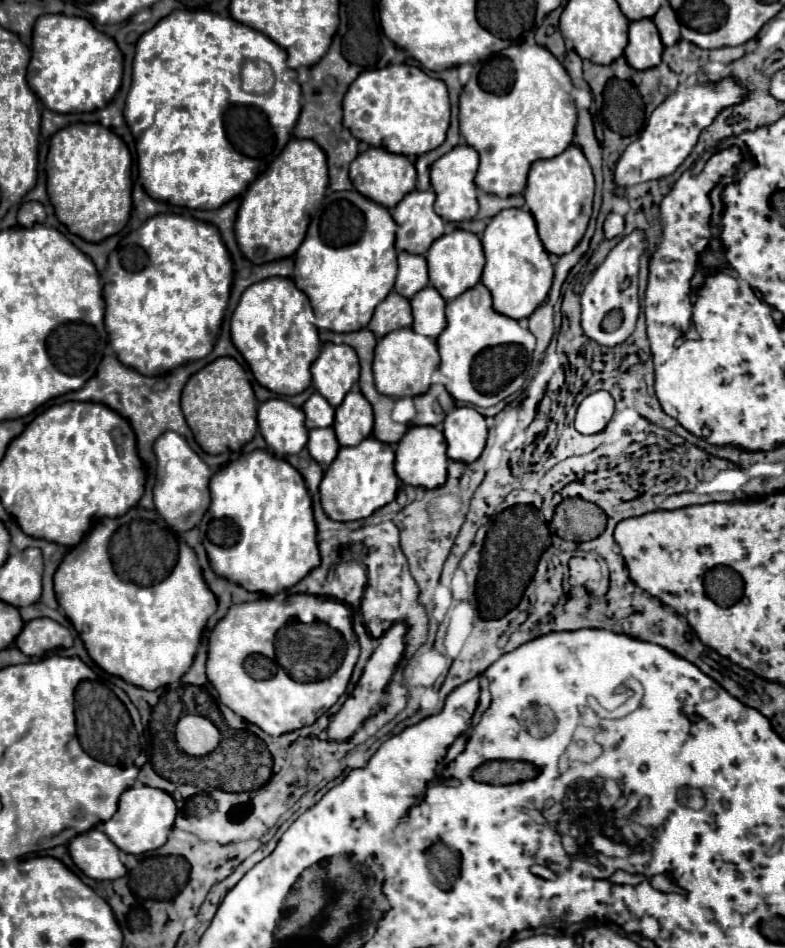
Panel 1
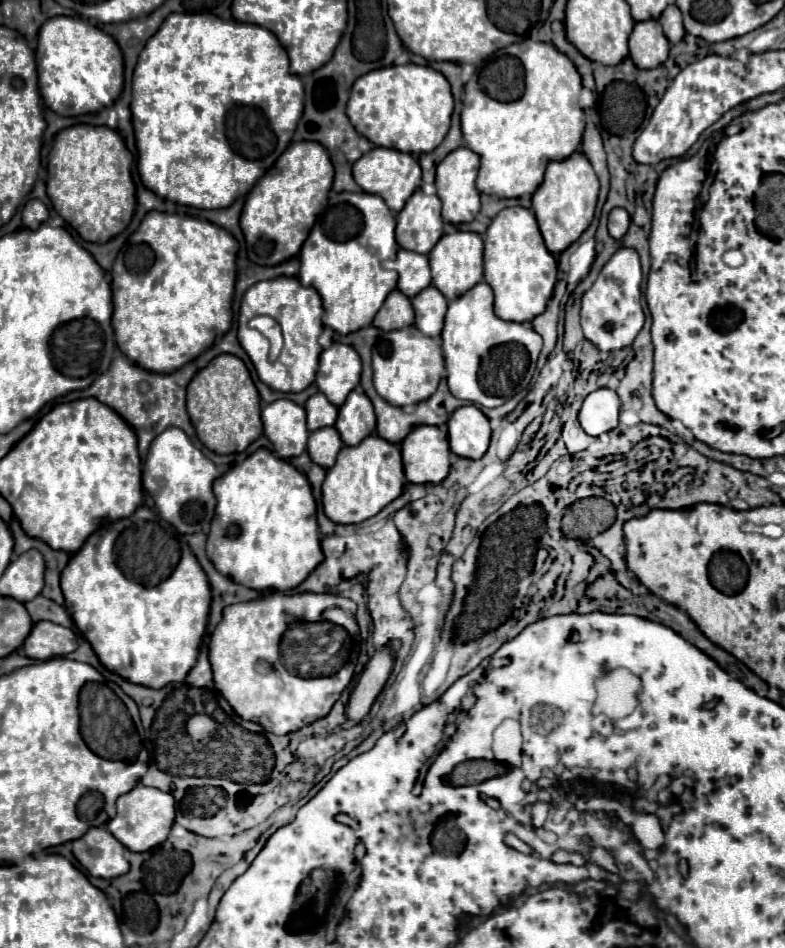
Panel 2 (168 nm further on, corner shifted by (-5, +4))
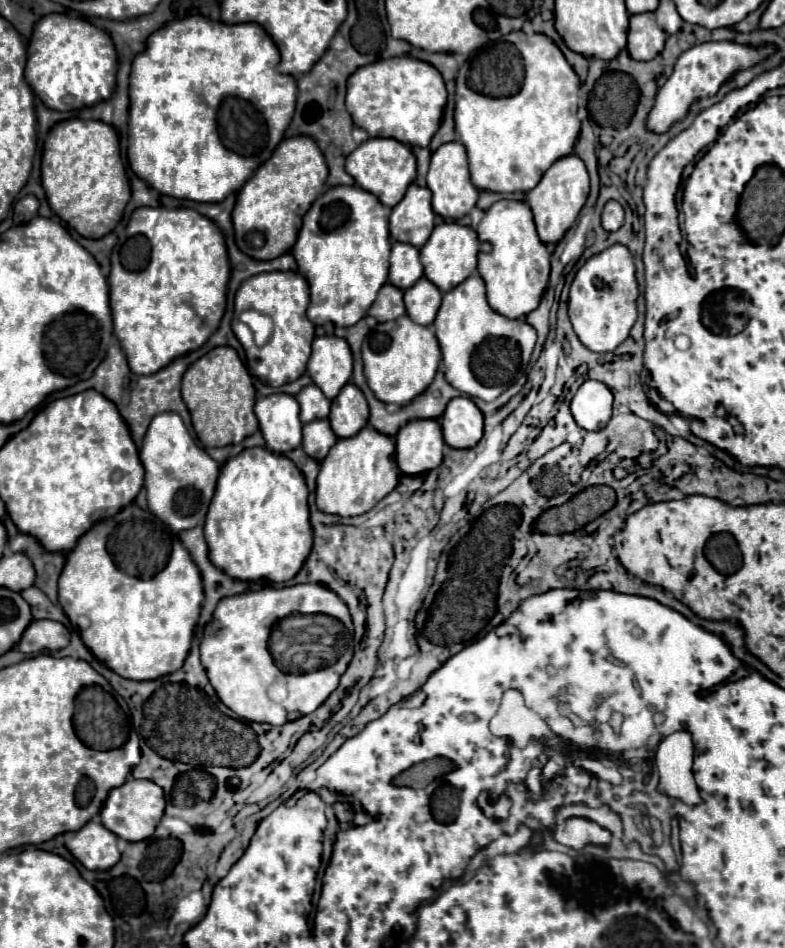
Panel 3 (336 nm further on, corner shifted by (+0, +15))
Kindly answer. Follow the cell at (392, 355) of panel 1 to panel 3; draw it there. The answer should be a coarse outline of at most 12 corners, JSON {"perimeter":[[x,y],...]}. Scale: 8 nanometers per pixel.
{"perimeter":[[407,315],[377,323],[361,351],[381,401],[407,405],[441,363],[437,337]]}

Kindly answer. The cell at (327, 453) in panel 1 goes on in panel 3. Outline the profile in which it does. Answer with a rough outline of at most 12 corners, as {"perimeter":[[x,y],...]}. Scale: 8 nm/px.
{"perimeter":[[327,419],[303,425],[303,451],[323,461],[335,443]]}

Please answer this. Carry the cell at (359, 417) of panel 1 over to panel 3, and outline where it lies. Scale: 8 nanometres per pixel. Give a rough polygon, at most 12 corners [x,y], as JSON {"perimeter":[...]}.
{"perimeter":[[353,381],[331,401],[329,423],[337,437],[367,425],[367,401]]}

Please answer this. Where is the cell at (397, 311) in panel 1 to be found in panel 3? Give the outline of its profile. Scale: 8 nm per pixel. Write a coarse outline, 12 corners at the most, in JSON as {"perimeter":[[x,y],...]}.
{"perimeter":[[385,283],[369,315],[379,323],[405,315],[403,291]]}

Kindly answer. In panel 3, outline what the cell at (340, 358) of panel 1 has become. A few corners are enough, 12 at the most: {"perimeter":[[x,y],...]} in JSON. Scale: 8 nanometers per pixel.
{"perimeter":[[335,335],[313,339],[307,373],[327,399],[351,379],[353,355]]}

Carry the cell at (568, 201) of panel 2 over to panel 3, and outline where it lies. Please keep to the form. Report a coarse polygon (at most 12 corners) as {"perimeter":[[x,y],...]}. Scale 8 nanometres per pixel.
{"perimeter":[[575,153],[525,197],[545,245],[561,241],[589,197]]}

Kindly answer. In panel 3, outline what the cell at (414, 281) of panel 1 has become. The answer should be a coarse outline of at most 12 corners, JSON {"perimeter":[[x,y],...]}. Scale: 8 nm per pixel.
{"perimeter":[[393,243],[389,283],[409,289],[423,277],[419,249]]}

